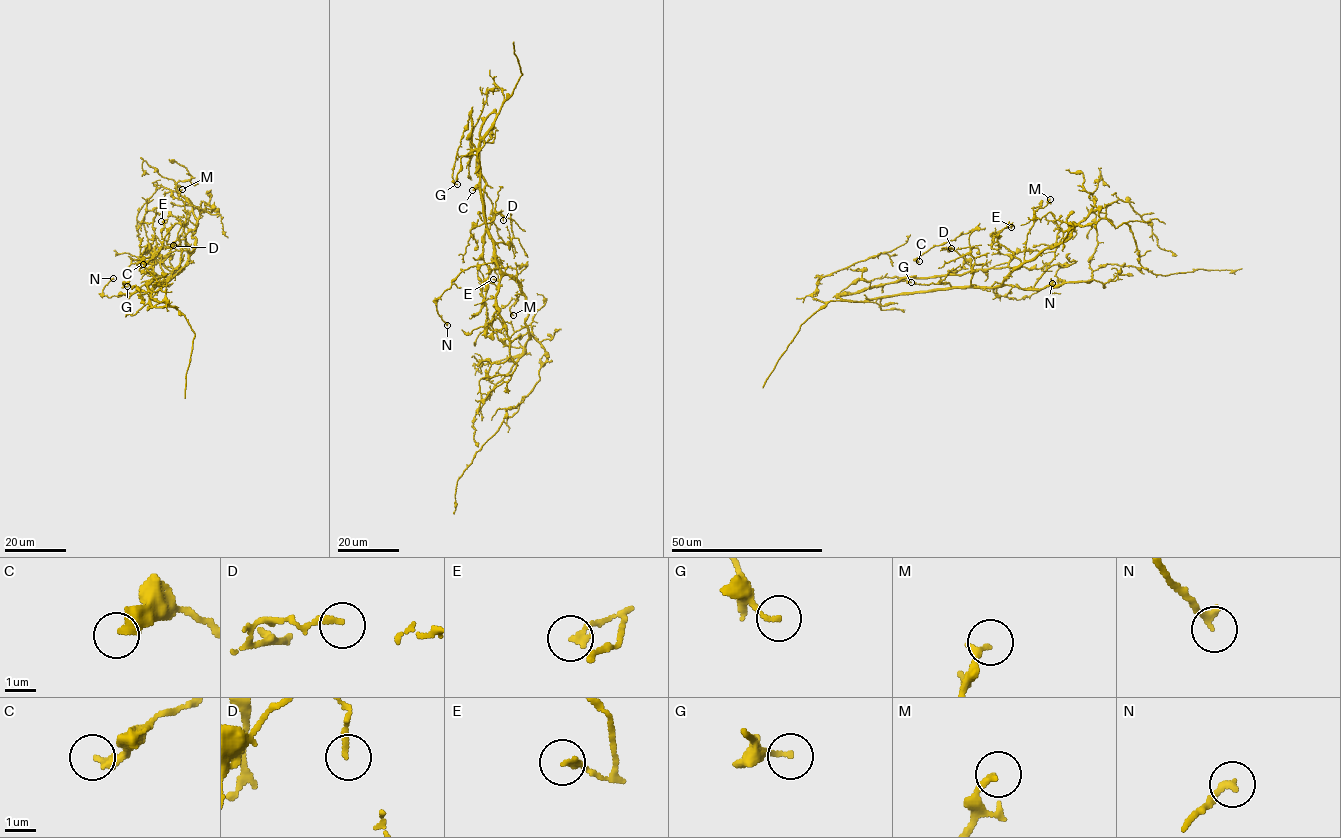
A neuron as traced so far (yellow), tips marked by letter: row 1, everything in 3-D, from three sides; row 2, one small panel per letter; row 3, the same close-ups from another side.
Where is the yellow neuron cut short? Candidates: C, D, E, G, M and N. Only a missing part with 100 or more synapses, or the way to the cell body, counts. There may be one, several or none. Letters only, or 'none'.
none

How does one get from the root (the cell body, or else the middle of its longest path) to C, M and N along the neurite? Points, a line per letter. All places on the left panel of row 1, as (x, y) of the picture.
C: (163, 283), (181, 259), (179, 223), (167, 231), (157, 253), (143, 264)
M: (163, 283), (185, 265), (189, 253), (183, 228), (184, 203), (178, 198), (182, 189)
N: (163, 283), (141, 285), (132, 293), (107, 297), (102, 291), (113, 278)

